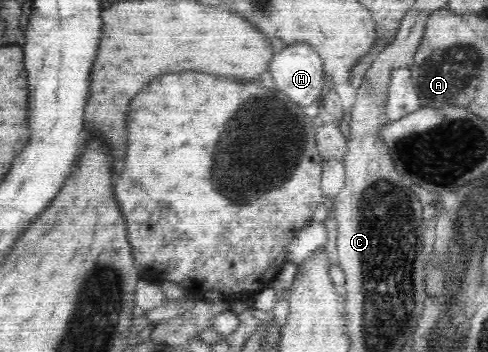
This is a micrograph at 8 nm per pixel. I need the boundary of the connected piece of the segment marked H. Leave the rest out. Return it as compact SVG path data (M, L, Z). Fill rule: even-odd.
M298 42L286 46L271 58L269 66L269 72L272 74L276 89L285 93L295 104L304 108L321 101L323 84L326 78L323 60L309 44Z

